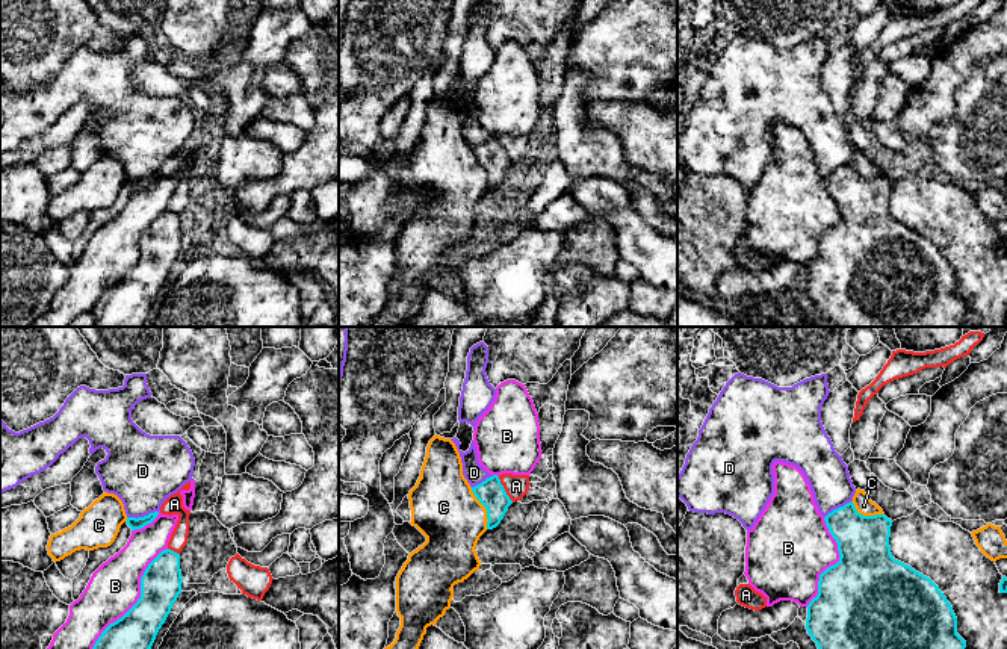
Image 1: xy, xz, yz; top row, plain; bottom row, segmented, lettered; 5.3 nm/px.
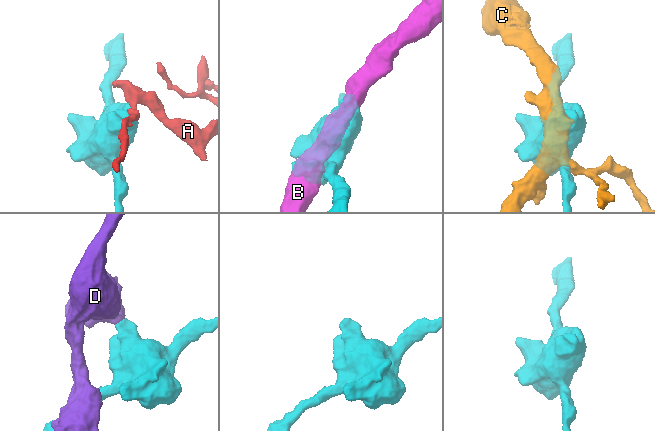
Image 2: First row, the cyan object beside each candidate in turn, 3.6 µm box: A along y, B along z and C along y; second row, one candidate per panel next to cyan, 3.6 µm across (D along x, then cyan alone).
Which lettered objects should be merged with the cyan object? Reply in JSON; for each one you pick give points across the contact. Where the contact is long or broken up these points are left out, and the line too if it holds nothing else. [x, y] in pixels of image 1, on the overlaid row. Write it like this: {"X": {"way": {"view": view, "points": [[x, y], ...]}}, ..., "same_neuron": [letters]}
{"same_neuron": []}

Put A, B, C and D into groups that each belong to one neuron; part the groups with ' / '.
A / B / C / D

